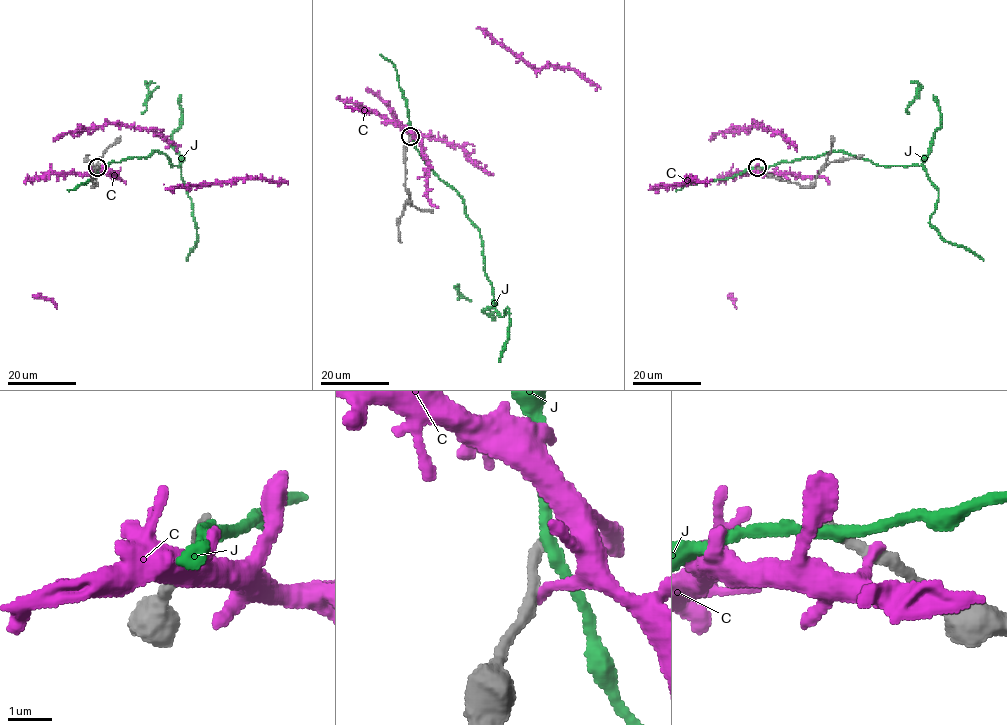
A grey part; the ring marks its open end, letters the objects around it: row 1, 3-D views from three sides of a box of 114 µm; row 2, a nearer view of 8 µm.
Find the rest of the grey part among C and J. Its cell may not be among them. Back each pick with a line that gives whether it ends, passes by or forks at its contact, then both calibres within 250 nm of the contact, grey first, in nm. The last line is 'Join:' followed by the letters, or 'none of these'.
Join: none of these

